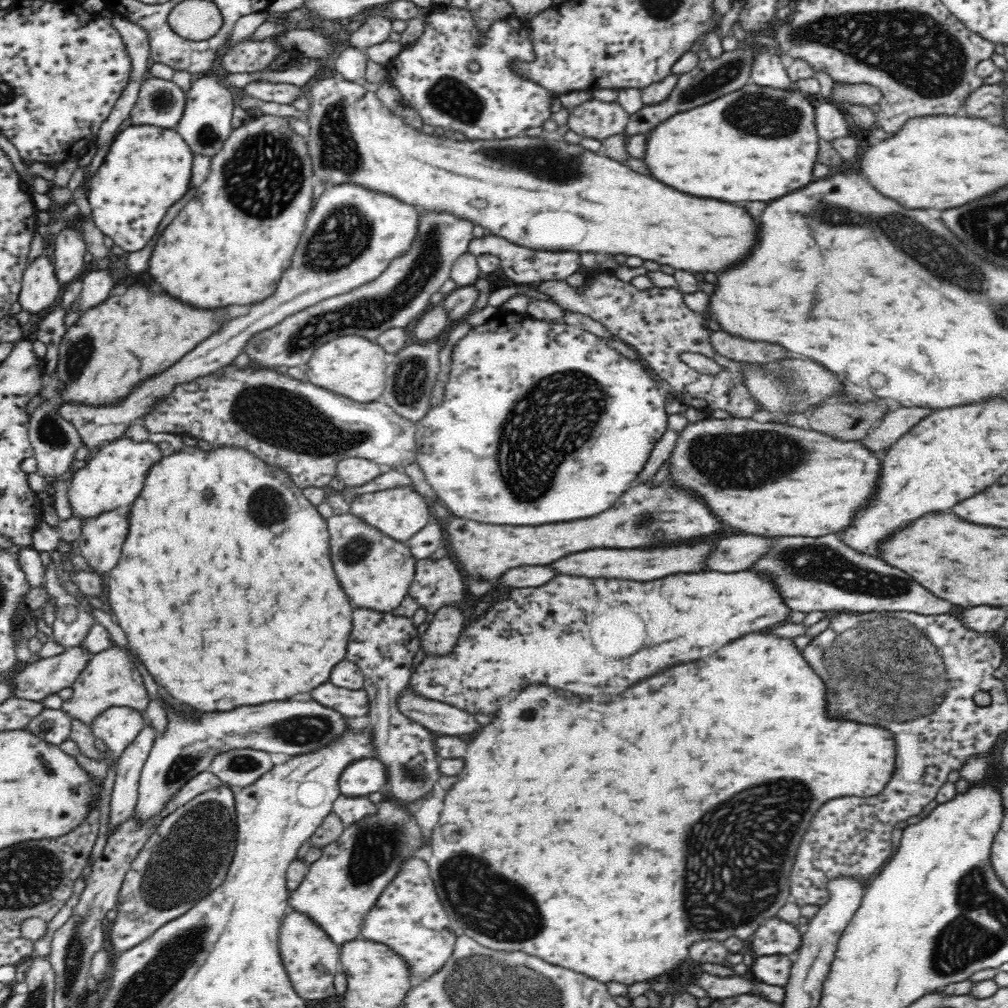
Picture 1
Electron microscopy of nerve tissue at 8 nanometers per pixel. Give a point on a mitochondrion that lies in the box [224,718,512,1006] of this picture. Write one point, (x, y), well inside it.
(376, 847)

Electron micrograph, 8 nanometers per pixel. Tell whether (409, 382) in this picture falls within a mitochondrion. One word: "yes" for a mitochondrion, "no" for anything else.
yes

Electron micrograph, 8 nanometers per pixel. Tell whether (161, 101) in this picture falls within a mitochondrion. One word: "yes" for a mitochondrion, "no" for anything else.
yes

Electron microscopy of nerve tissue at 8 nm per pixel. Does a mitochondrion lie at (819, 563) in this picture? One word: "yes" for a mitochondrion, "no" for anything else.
yes

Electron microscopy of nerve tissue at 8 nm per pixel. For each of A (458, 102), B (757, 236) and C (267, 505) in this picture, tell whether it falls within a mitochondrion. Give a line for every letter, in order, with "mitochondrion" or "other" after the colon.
A: mitochondrion
B: other
C: mitochondrion

